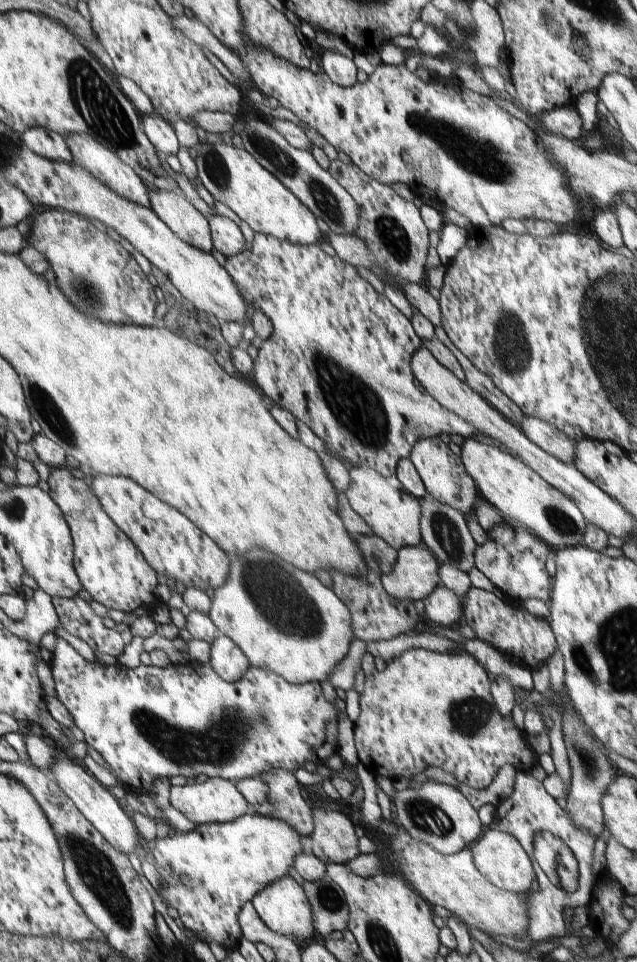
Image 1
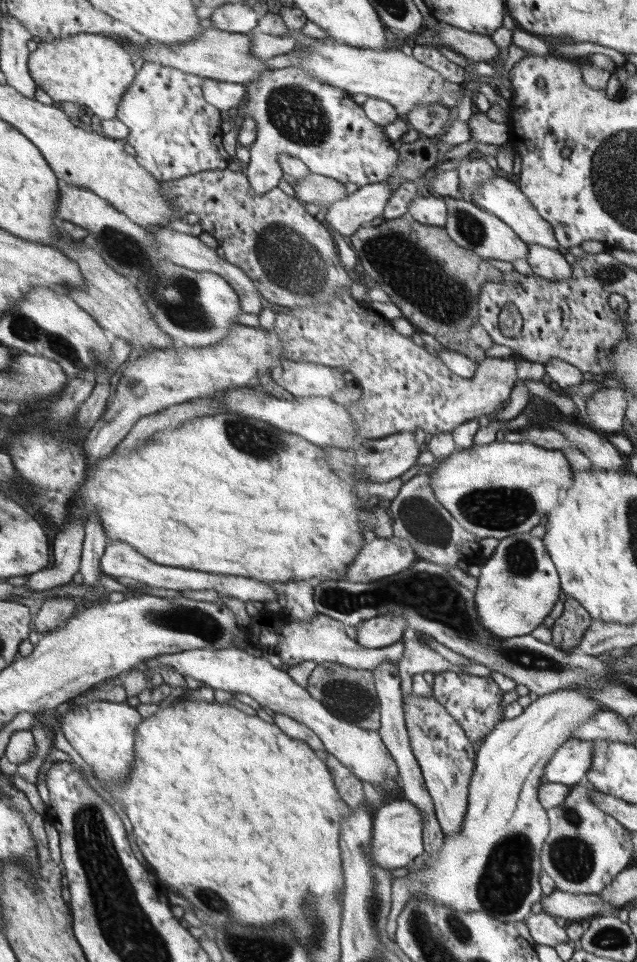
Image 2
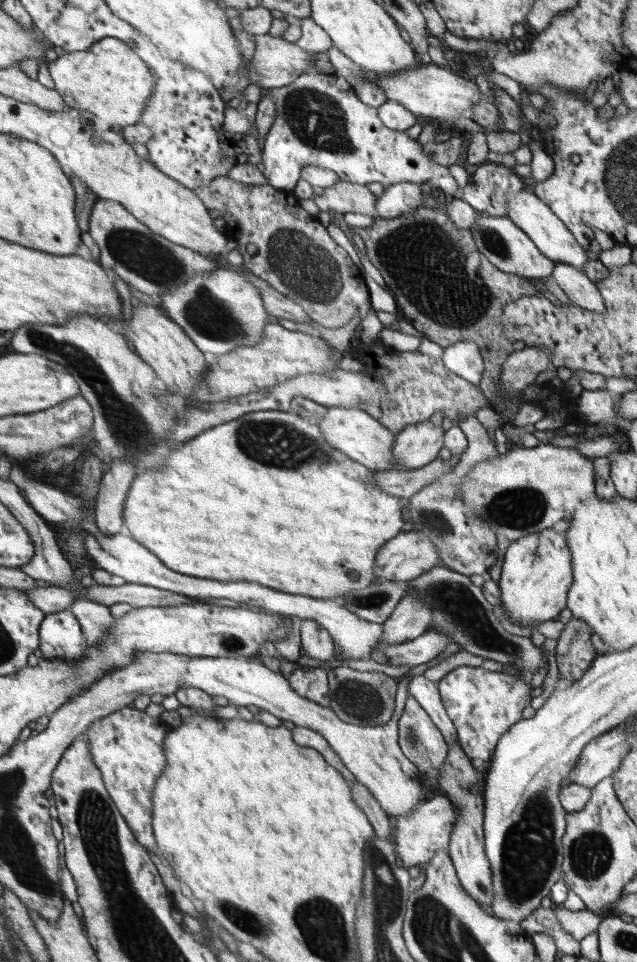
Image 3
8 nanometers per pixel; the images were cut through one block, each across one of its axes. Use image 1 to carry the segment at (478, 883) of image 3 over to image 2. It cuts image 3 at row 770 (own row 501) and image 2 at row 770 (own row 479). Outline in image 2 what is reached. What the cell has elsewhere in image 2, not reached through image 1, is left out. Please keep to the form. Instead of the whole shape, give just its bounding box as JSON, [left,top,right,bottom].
[403,692,473,832]

